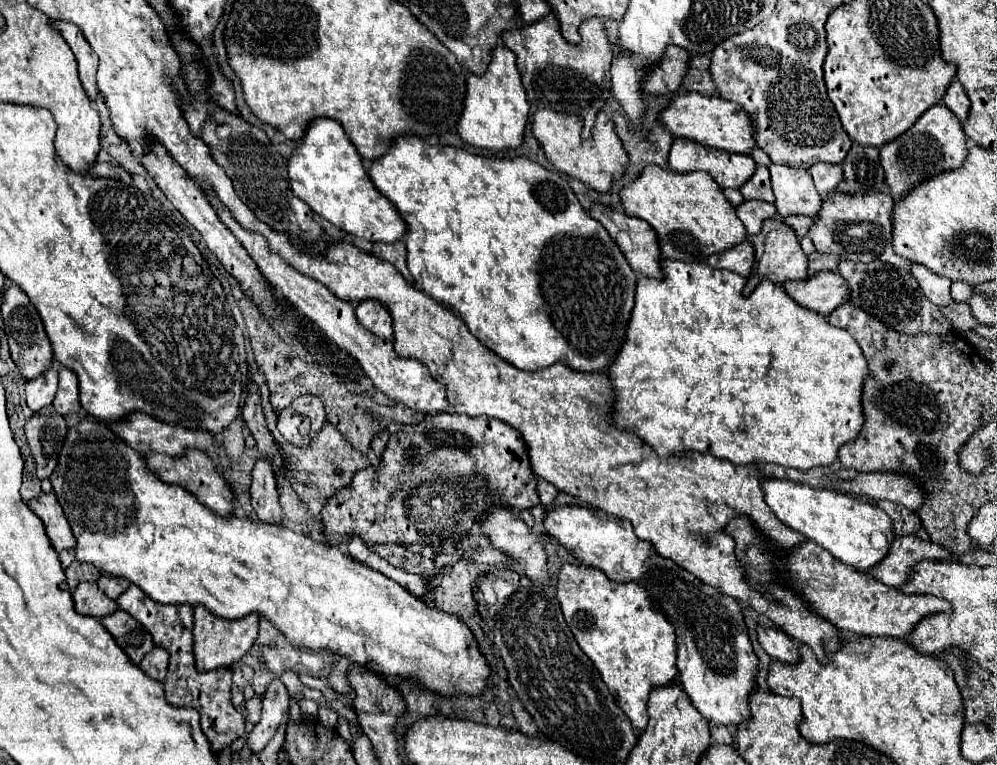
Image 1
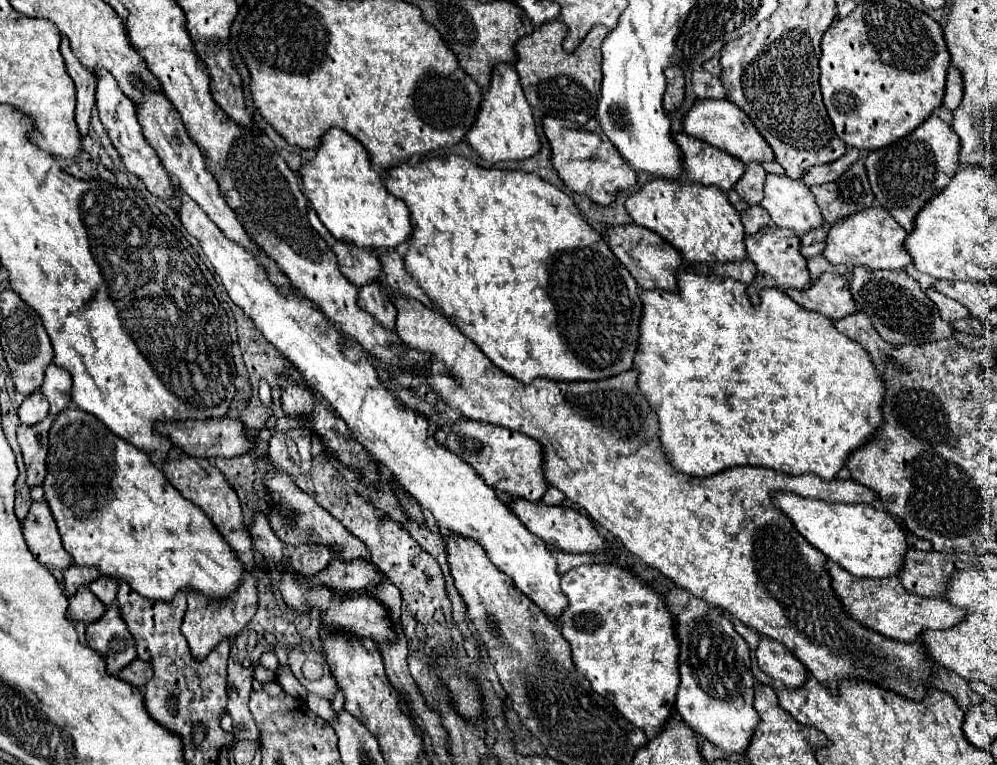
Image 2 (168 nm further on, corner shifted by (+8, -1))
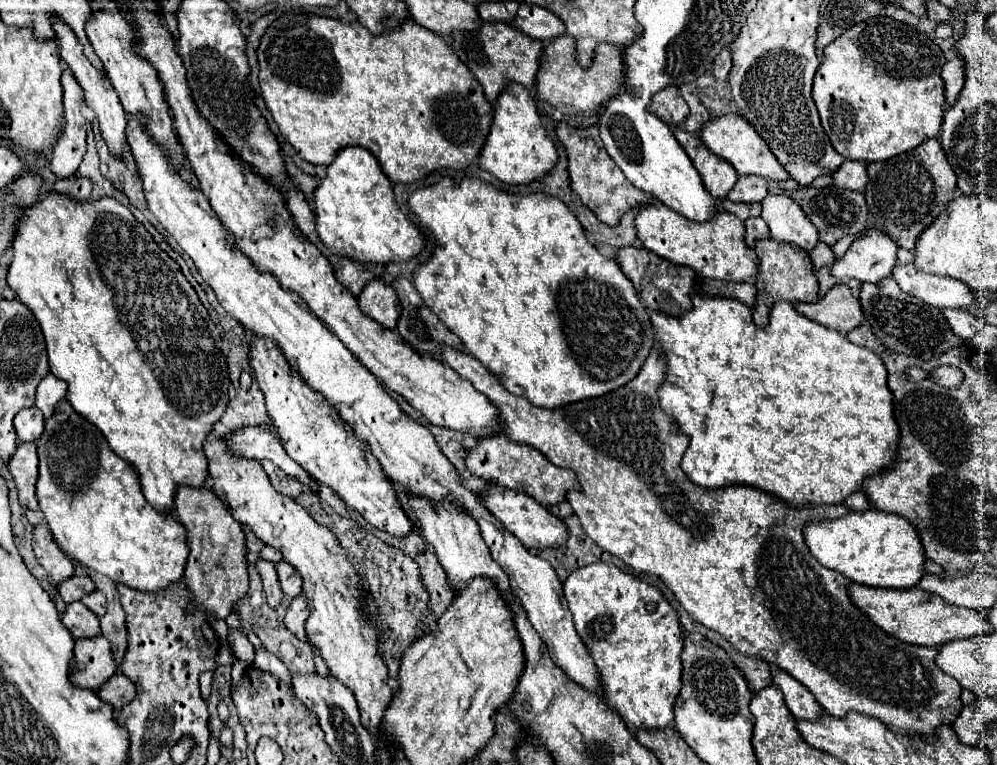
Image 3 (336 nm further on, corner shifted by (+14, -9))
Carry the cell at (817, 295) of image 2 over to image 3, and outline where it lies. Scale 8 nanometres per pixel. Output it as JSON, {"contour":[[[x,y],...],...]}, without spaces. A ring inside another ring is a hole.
{"contour":[[[835,285],[823,299],[815,303],[795,303],[793,307],[801,315],[839,333],[849,333],[863,323],[859,297],[855,297],[847,285]]]}

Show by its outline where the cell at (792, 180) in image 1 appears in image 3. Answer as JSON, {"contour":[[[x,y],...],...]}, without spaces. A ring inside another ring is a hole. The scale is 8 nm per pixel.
{"contour":[[[767,195],[761,217],[771,229],[771,237],[781,243],[797,245],[811,251],[819,243],[819,233],[801,207],[787,195]]]}

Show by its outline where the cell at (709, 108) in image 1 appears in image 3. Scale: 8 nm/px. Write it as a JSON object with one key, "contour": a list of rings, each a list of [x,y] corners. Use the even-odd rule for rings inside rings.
{"contour":[[[731,113],[731,115],[723,115],[723,117],[711,119],[703,127],[701,139],[709,147],[709,151],[713,151],[715,155],[727,159],[735,167],[737,175],[761,175],[767,181],[787,181],[787,179],[791,179],[791,175],[781,167],[777,157],[771,153],[771,149],[765,143],[765,139],[761,139],[757,135],[755,127],[741,115],[733,115]]]}

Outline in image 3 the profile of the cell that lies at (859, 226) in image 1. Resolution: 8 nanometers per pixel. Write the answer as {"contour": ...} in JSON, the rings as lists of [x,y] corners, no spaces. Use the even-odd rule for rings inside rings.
{"contour":[[[871,229],[849,251],[835,261],[831,273],[837,279],[857,279],[861,283],[877,283],[891,275],[897,261],[897,243],[883,231]]]}

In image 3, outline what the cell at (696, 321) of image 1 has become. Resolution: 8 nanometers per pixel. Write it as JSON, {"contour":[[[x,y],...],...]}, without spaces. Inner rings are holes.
{"contour":[[[693,295],[693,309],[679,317],[673,319],[663,313],[651,313],[651,321],[659,339],[661,349],[667,355],[667,379],[659,387],[659,401],[661,409],[669,413],[681,431],[689,435],[691,445],[683,455],[683,471],[689,475],[689,479],[705,489],[719,489],[719,487],[729,487],[729,485],[747,485],[761,489],[779,501],[785,501],[787,505],[795,509],[803,509],[809,505],[837,505],[843,503],[847,495],[859,491],[863,487],[863,481],[869,479],[871,475],[883,473],[889,467],[893,467],[897,449],[899,449],[899,425],[893,417],[893,395],[887,387],[887,369],[883,365],[883,359],[861,345],[855,345],[847,339],[847,335],[833,331],[829,327],[823,327],[795,311],[795,307],[787,301],[779,301],[769,315],[769,325],[765,329],[759,329],[753,323],[751,317],[751,307],[737,299],[721,299],[721,297],[699,297]]]}

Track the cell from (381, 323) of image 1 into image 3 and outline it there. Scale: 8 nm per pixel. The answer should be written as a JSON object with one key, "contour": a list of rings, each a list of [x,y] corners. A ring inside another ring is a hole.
{"contour":[[[371,279],[359,295],[359,307],[365,315],[373,317],[387,329],[397,327],[397,319],[401,313],[401,303],[391,285],[381,279]]]}

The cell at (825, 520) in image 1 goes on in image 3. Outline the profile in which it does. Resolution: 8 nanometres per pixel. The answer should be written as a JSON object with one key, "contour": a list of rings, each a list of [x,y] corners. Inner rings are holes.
{"contour":[[[879,509],[849,511],[837,521],[811,523],[803,529],[813,557],[827,569],[843,573],[859,585],[885,589],[911,589],[925,575],[925,551],[915,527],[899,515]]]}

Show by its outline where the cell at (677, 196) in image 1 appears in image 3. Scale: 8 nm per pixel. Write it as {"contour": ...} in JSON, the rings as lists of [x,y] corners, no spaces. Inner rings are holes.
{"contour":[[[651,203],[639,209],[635,227],[645,249],[675,265],[691,267],[703,277],[733,283],[753,283],[757,277],[757,255],[745,245],[743,221],[731,213],[717,213],[707,223],[689,223],[689,219],[681,219],[677,211],[669,211],[663,203]]]}

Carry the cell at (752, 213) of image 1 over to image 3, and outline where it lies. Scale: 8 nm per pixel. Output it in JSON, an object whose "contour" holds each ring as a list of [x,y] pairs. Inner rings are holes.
{"contour":[[[753,217],[753,219],[747,219],[745,221],[745,229],[747,229],[747,233],[745,233],[745,243],[753,249],[753,243],[755,241],[759,241],[759,239],[769,239],[771,235],[769,235],[769,227],[767,227],[767,223],[761,219],[761,217]]]}

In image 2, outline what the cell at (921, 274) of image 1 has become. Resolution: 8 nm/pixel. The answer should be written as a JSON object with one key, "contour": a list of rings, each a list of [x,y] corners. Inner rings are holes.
{"contour":[[[927,289],[925,291],[927,297],[937,305],[939,309],[939,315],[945,319],[945,321],[955,321],[955,319],[961,319],[961,317],[969,317],[969,311],[965,305],[961,305],[959,301],[935,291],[935,289]]]}

